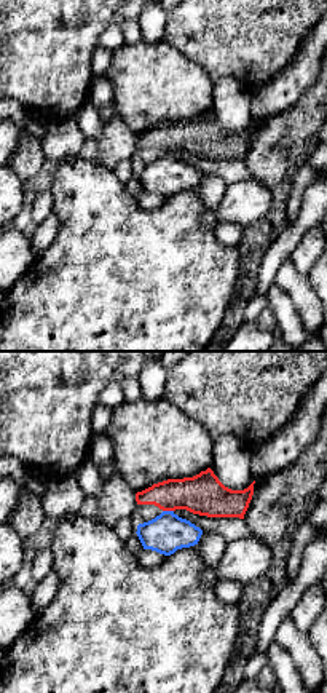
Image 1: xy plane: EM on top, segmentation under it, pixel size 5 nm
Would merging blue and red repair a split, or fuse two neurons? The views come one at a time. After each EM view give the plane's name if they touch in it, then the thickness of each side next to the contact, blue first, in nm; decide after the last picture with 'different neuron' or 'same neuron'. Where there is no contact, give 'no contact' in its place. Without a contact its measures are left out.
contact in xy; calibres 200 and 200 nm

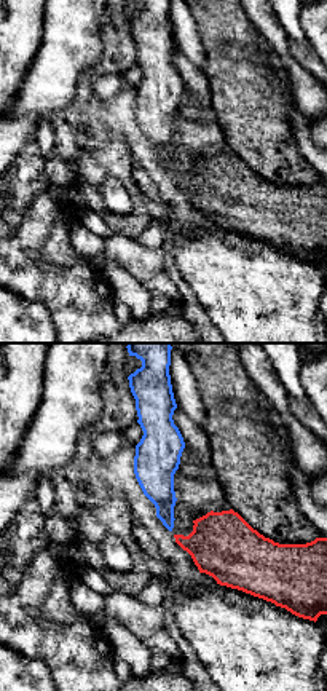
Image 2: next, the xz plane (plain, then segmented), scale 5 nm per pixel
no contact

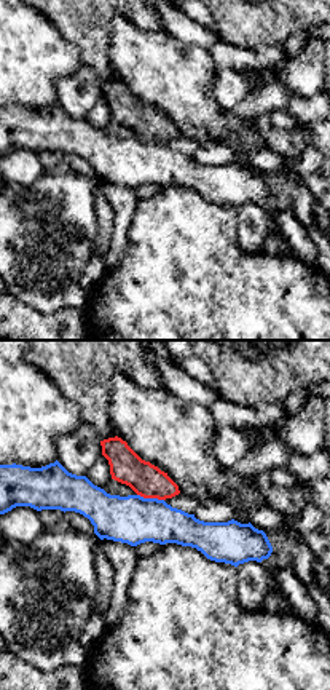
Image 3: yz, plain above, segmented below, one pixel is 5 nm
contact in yz; calibres 240 and 170 nm

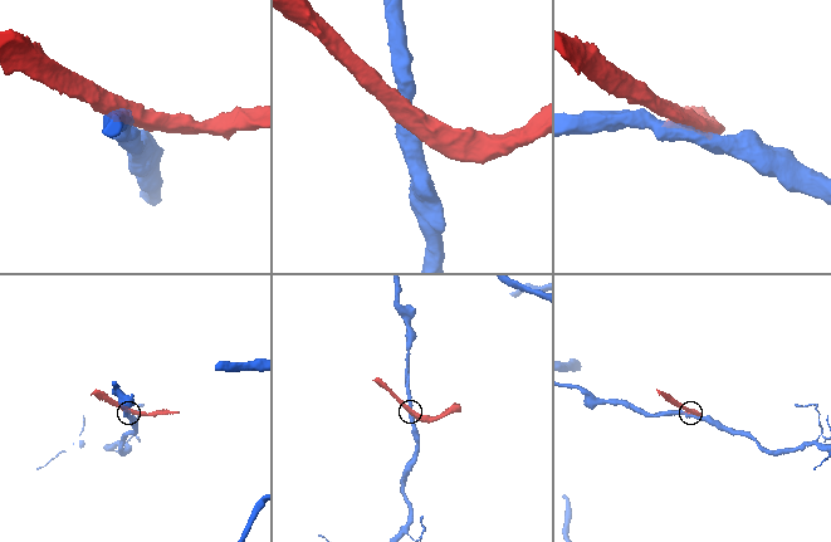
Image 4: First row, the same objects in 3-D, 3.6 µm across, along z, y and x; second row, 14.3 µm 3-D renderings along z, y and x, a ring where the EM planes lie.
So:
different neuron

